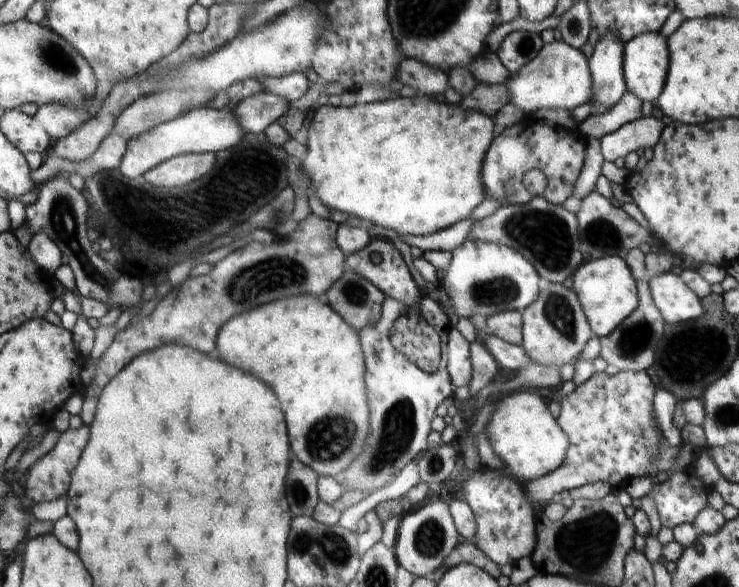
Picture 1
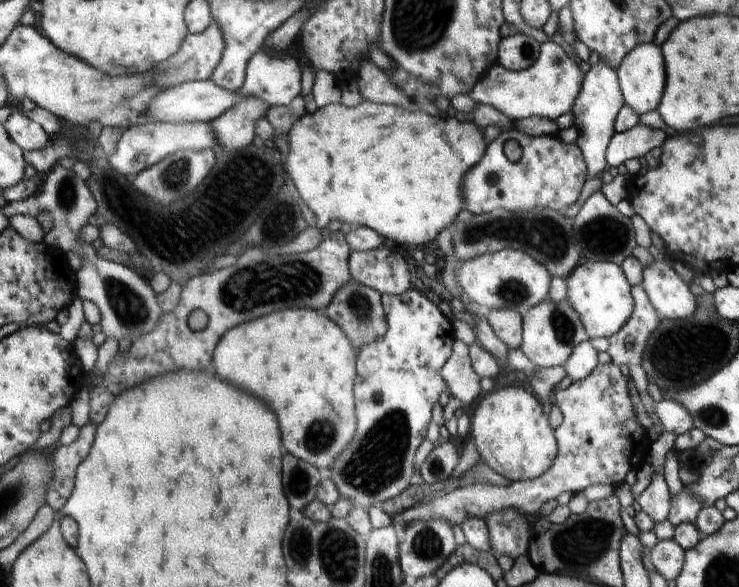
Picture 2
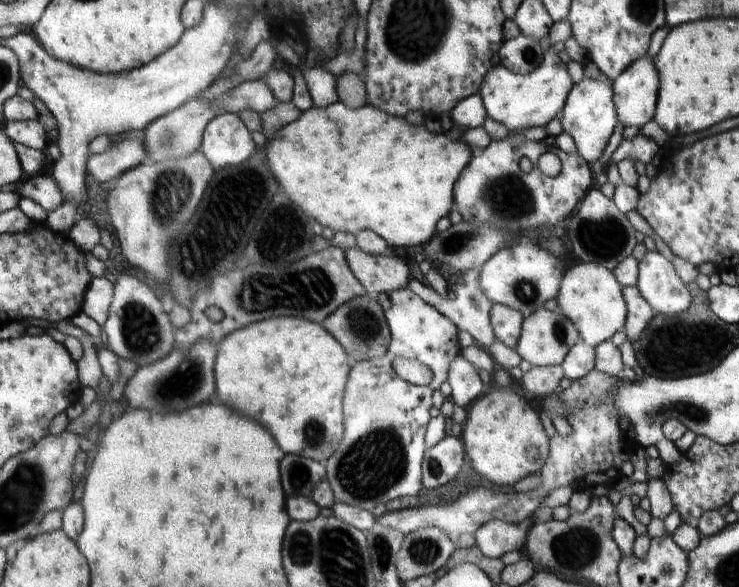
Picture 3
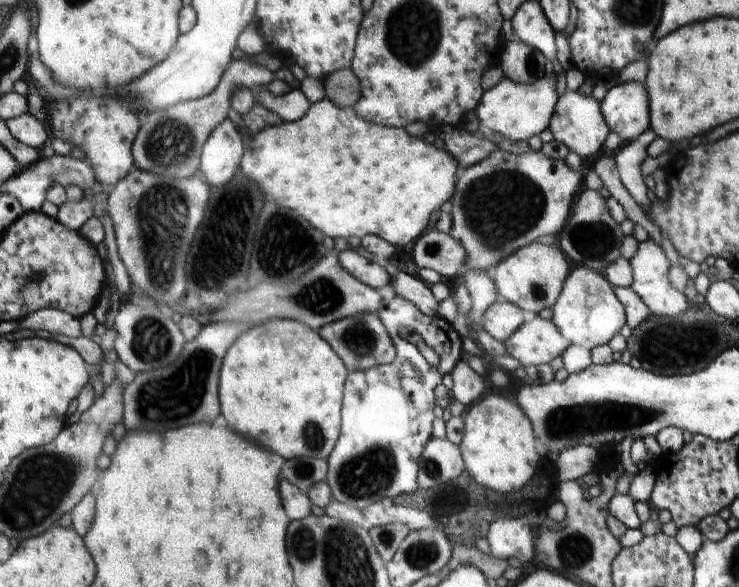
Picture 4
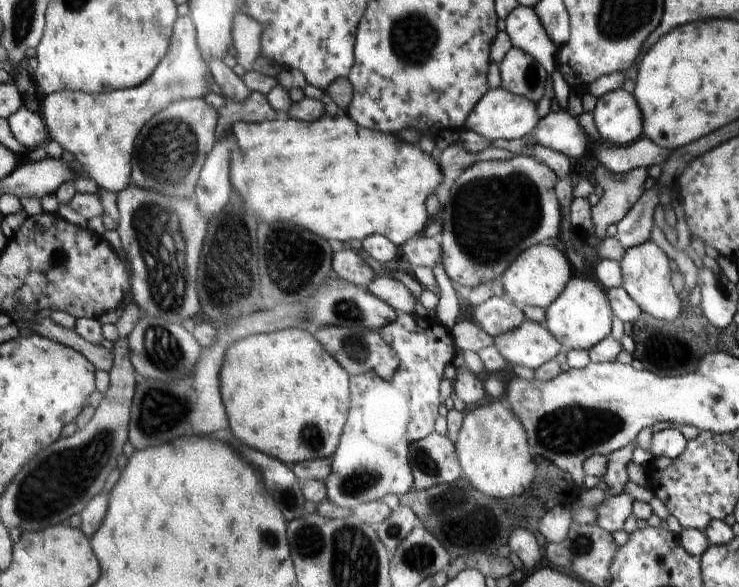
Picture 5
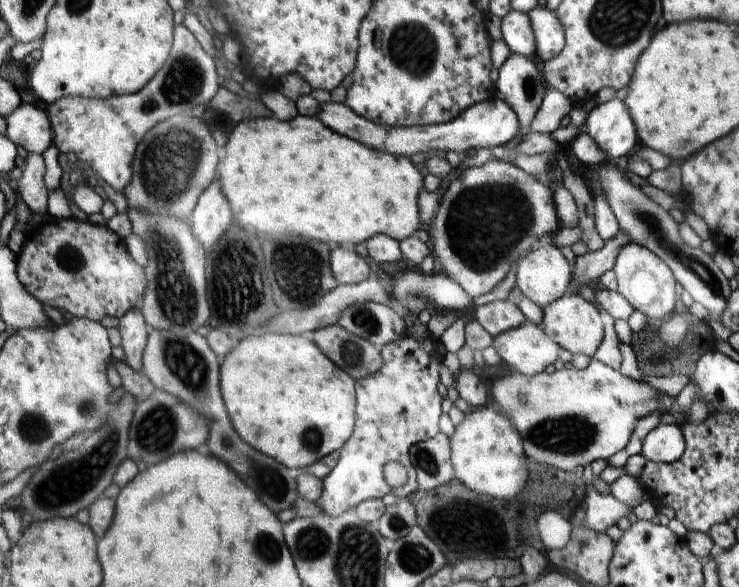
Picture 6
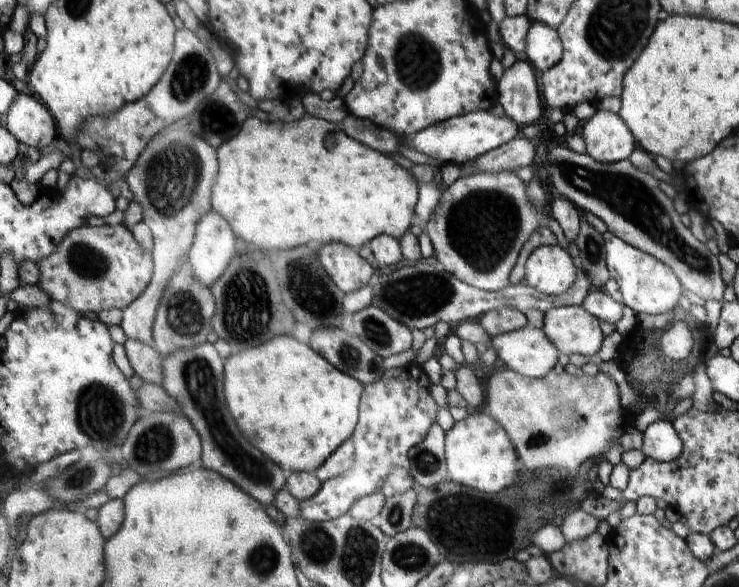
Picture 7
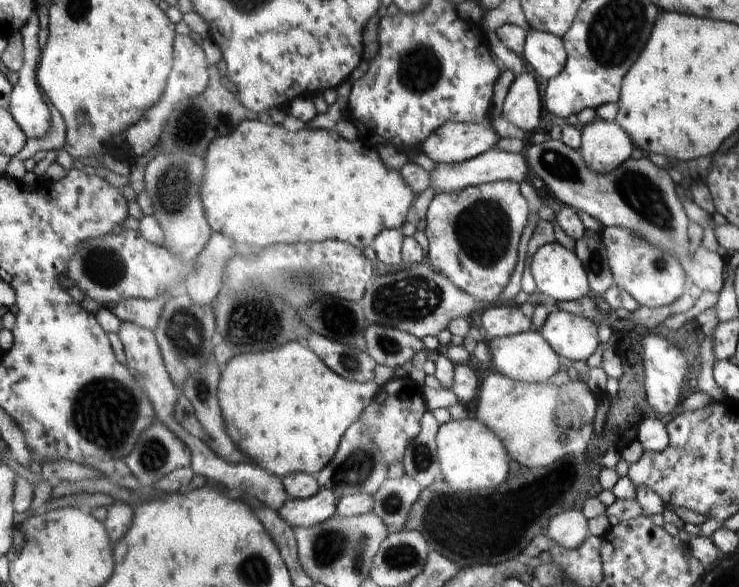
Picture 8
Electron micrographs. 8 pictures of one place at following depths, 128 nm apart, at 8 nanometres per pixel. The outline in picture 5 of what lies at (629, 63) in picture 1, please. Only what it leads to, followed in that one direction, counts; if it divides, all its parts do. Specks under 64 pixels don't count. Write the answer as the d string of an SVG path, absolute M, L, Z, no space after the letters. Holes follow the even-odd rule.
M624 89L598 97L593 119L603 141L617 148L642 136L643 113L635 95Z

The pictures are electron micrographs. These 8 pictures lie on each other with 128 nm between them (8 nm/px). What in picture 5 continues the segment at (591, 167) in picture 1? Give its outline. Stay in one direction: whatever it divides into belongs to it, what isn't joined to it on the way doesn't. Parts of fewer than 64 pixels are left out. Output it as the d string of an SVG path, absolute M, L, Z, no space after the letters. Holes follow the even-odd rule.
M566 110L548 113L539 120L532 135L535 142L553 151L565 154L568 158L578 158L588 152L590 138L580 129L578 116L573 118Z

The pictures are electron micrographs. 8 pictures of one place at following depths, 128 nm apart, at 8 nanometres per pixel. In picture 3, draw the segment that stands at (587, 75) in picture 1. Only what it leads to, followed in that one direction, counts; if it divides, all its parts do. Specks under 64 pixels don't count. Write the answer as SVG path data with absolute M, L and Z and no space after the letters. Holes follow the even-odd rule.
M549 48L543 64L531 73L519 75L502 64L492 69L482 84L480 96L487 116L516 134L533 127L545 127L550 120L560 116L572 88L574 85L568 75L567 64L562 62L556 50Z

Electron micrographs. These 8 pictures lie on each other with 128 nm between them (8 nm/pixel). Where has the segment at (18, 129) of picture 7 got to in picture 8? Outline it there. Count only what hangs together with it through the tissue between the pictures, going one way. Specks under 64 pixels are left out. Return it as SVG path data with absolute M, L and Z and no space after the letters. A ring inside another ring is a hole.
M35 13L32 20L21 30L25 38L26 64L19 72L20 82L14 87L11 96L10 109L16 120L20 123L23 131L29 138L44 138L52 130L52 109L44 102L42 90L40 90L39 78L37 77L38 66L43 50L40 49L40 16Z

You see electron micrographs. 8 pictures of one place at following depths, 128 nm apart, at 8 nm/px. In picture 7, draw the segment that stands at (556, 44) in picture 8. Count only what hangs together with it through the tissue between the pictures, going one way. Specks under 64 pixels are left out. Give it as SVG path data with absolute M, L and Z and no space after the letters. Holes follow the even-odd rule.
M534 21L527 34L526 56L541 73L558 65L563 58L563 43L558 30Z

